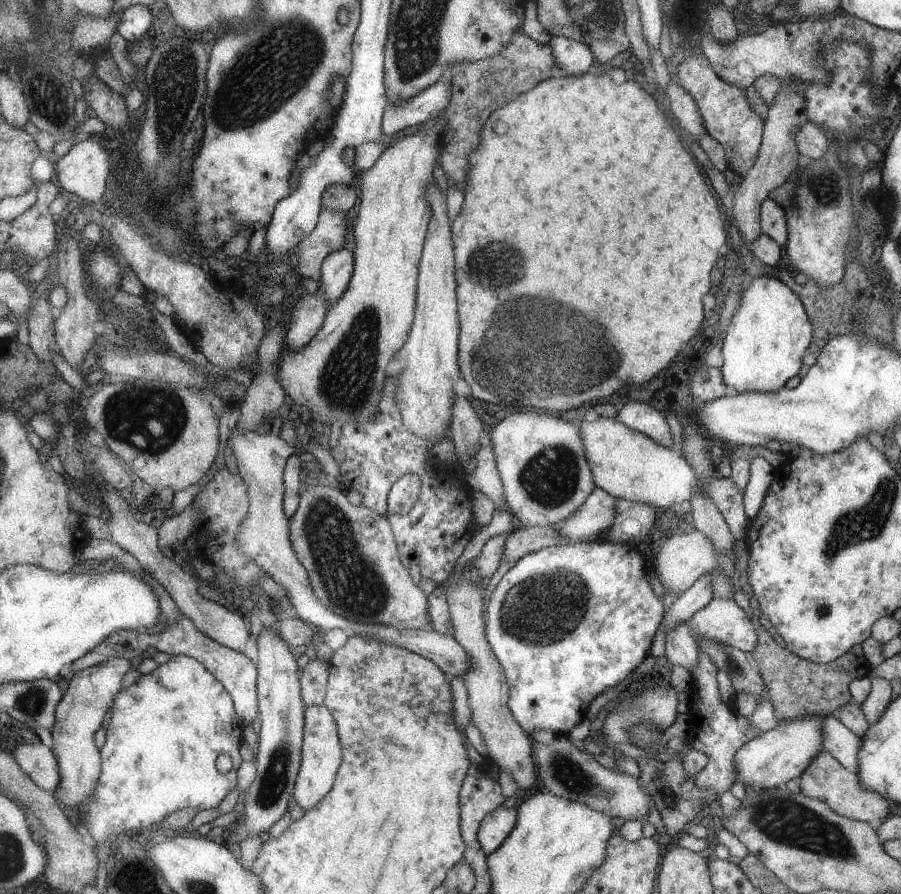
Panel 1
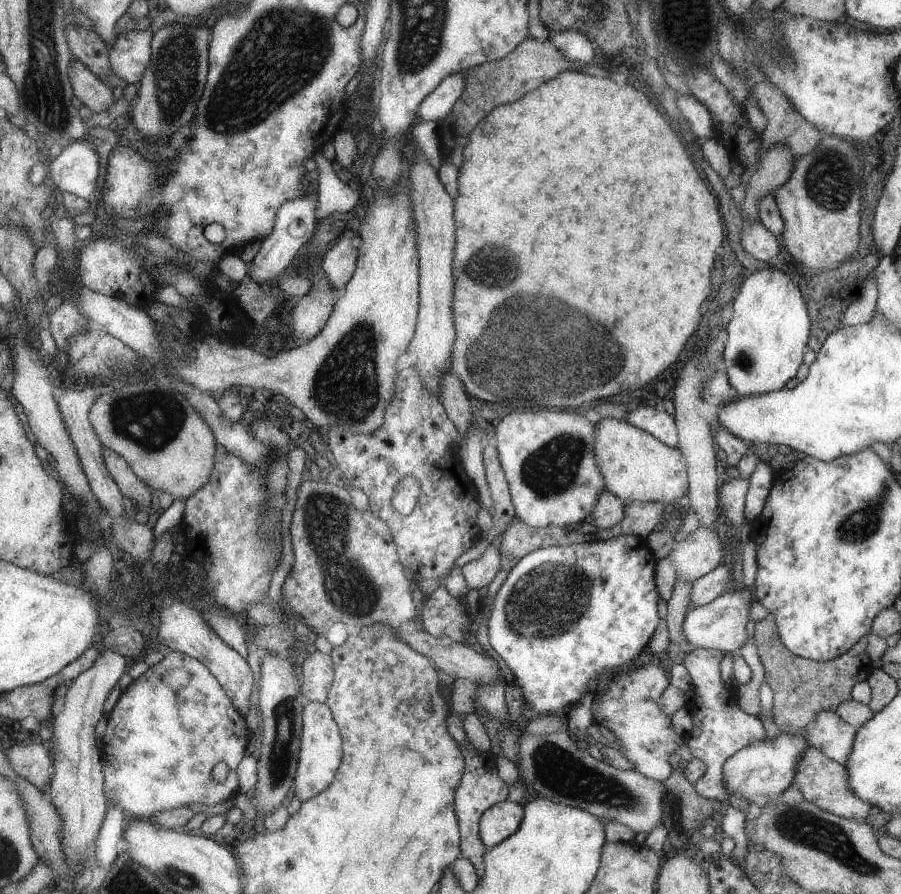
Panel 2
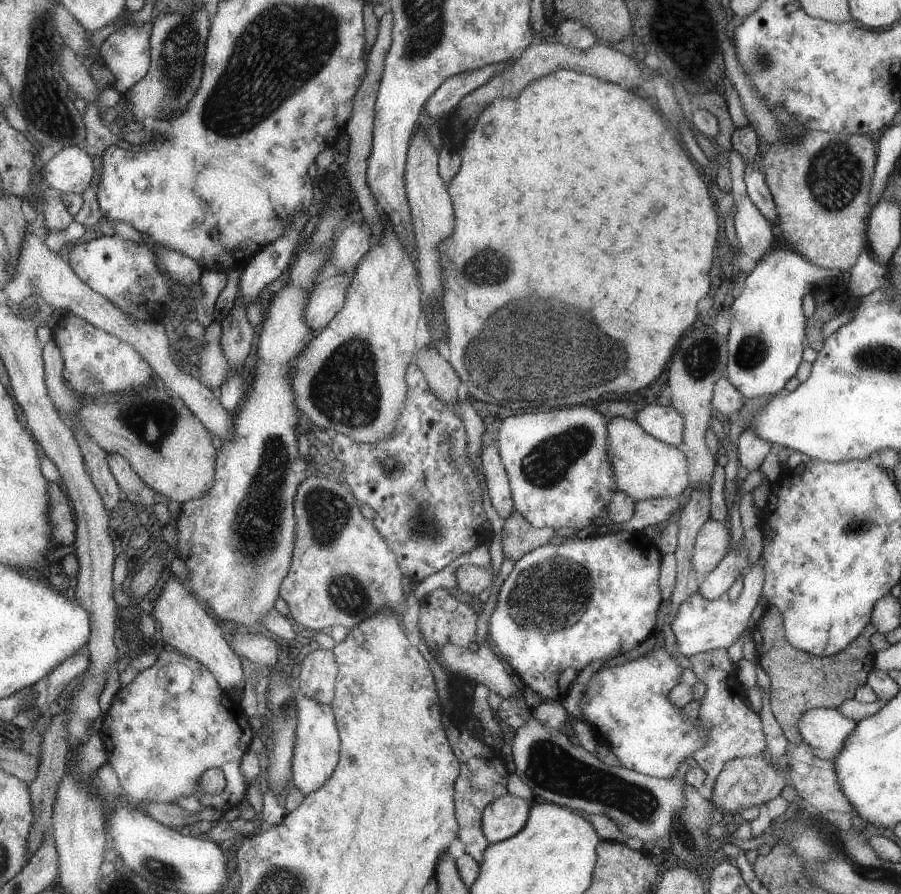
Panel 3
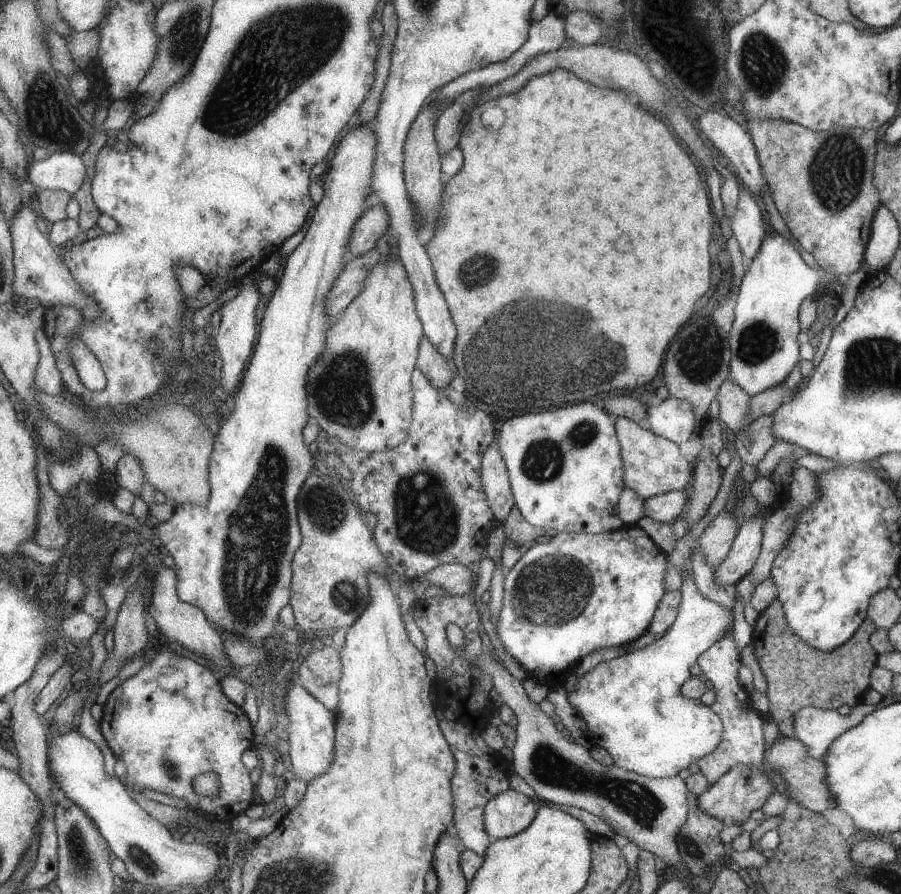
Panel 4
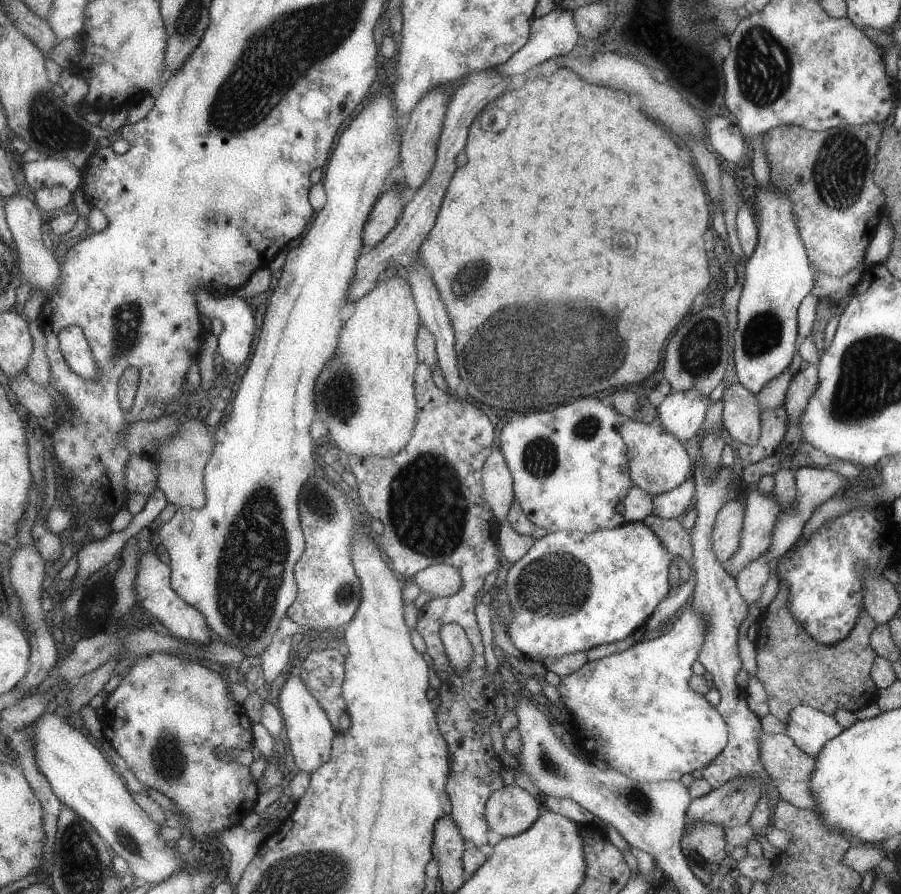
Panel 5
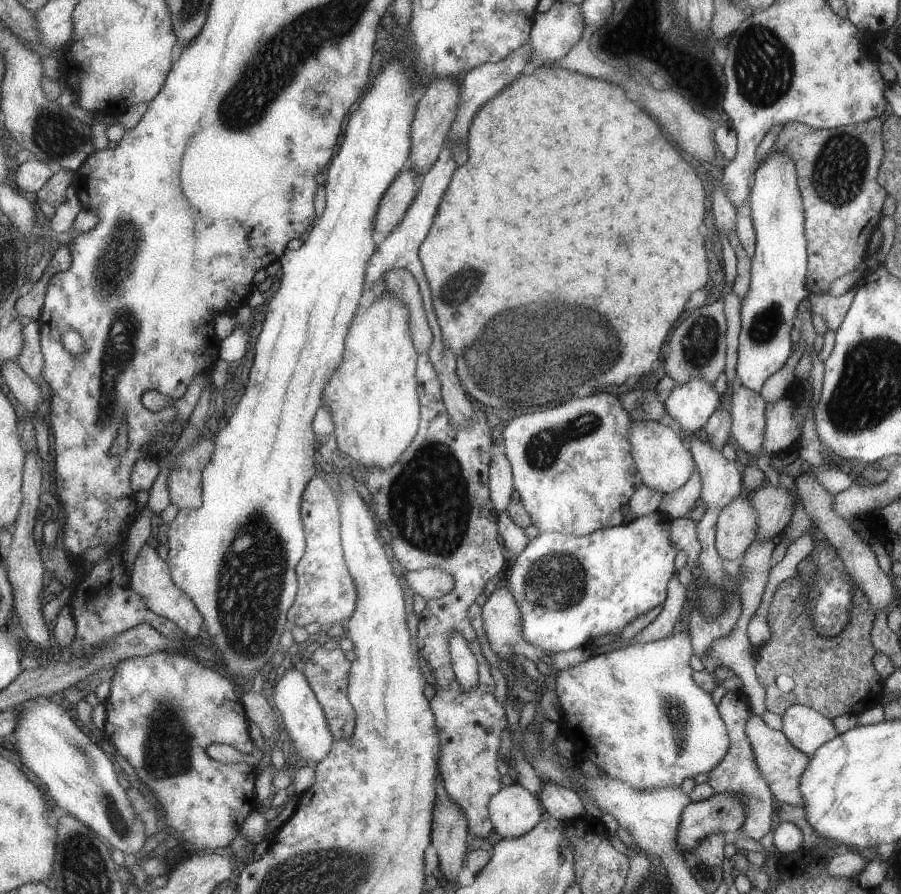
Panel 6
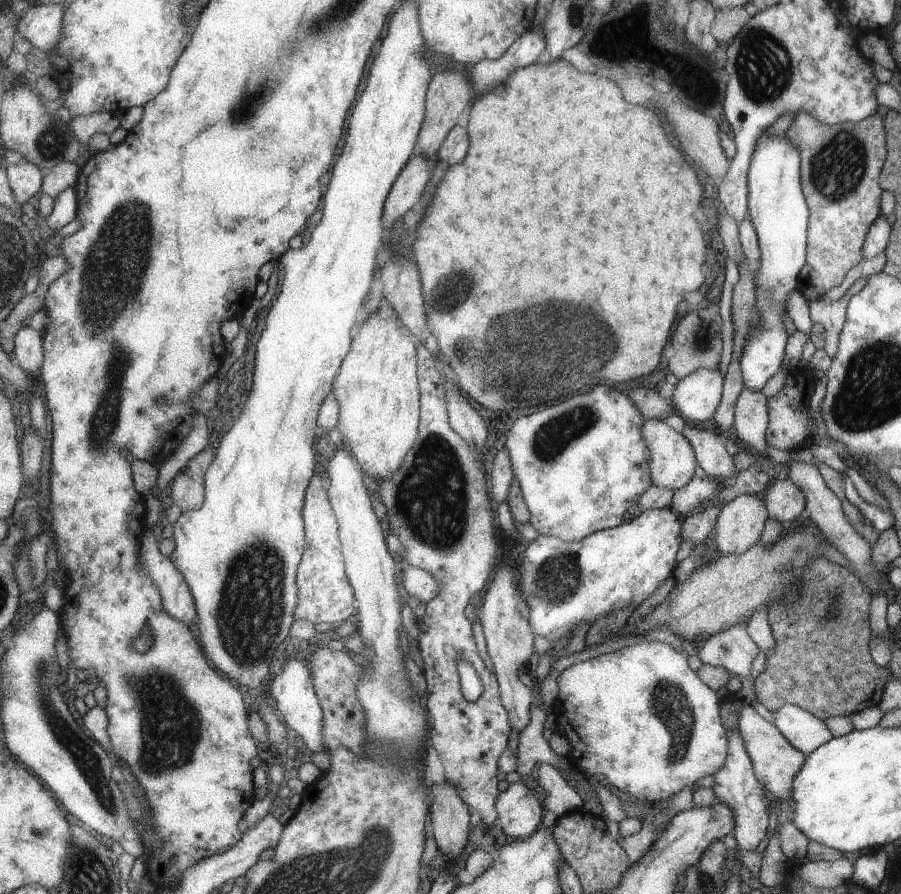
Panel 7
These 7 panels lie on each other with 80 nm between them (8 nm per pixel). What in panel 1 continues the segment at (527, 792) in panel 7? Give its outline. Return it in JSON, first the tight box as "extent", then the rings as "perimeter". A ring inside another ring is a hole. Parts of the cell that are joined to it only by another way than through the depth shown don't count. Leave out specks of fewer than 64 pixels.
{"extent":[476,805,517,856],"perimeter":[[[502,805],[491,809],[491,812],[486,812],[482,816],[476,837],[486,856],[505,842],[506,836],[514,830],[516,820],[517,810]]]}

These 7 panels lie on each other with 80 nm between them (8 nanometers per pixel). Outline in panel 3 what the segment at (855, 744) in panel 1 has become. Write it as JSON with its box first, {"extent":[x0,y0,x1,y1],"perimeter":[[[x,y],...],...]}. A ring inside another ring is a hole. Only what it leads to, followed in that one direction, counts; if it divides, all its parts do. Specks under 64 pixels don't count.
{"extent":[798,707,856,761],"perimeter":[[[813,707],[798,720],[801,740],[819,759],[833,761],[846,736],[851,734],[856,722],[842,715],[837,709]]]}

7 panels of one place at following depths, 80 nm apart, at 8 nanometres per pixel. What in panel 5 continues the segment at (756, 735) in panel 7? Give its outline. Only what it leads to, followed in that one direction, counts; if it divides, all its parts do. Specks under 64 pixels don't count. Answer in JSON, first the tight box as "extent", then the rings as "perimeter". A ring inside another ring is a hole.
{"extent":[756,731,817,810],"perimeter":[[[759,731],[756,741],[759,747],[759,760],[776,788],[780,800],[794,807],[814,810],[817,805],[808,784],[810,783],[811,771],[814,770],[815,758],[804,753],[798,745],[794,744],[791,737],[783,732],[765,733]]]}

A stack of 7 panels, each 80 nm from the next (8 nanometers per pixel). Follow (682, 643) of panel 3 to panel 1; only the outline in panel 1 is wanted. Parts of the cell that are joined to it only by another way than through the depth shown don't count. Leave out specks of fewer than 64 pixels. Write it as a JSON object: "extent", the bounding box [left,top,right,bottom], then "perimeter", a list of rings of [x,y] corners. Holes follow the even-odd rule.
{"extent":[687,597,756,653],"perimeter":[[[731,597],[711,598],[687,622],[696,644],[700,639],[714,640],[749,653],[756,643],[755,623],[747,618]]]}

